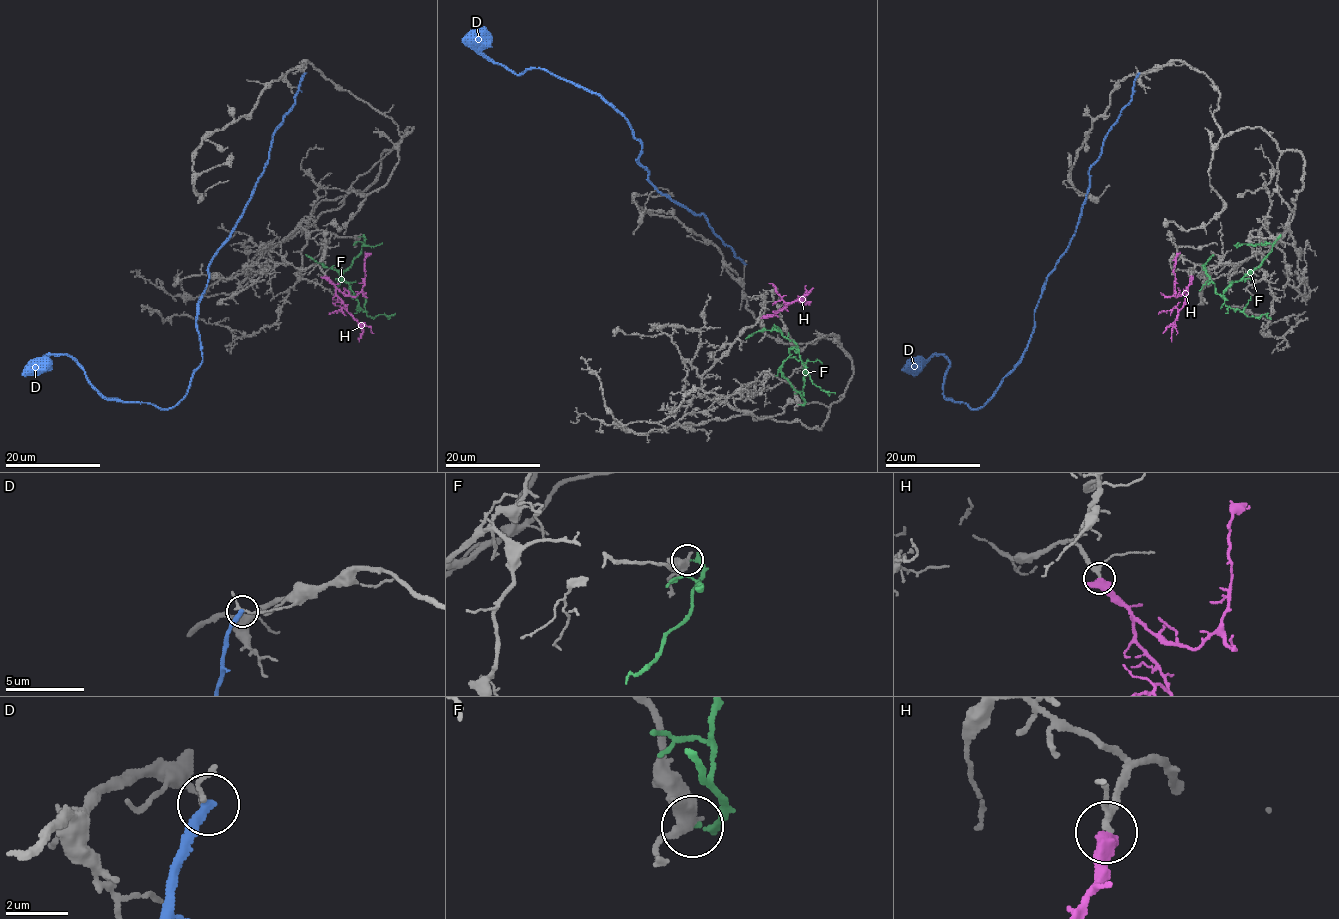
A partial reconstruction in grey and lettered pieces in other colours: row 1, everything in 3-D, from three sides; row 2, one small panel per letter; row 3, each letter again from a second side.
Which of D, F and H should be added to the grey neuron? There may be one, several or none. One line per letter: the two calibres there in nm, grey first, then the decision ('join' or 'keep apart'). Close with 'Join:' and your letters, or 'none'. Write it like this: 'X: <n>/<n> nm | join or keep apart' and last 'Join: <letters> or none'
D: 110/300 nm | keep apart
F: 400/190 nm | keep apart
H: 180/550 nm | join
Join: H

